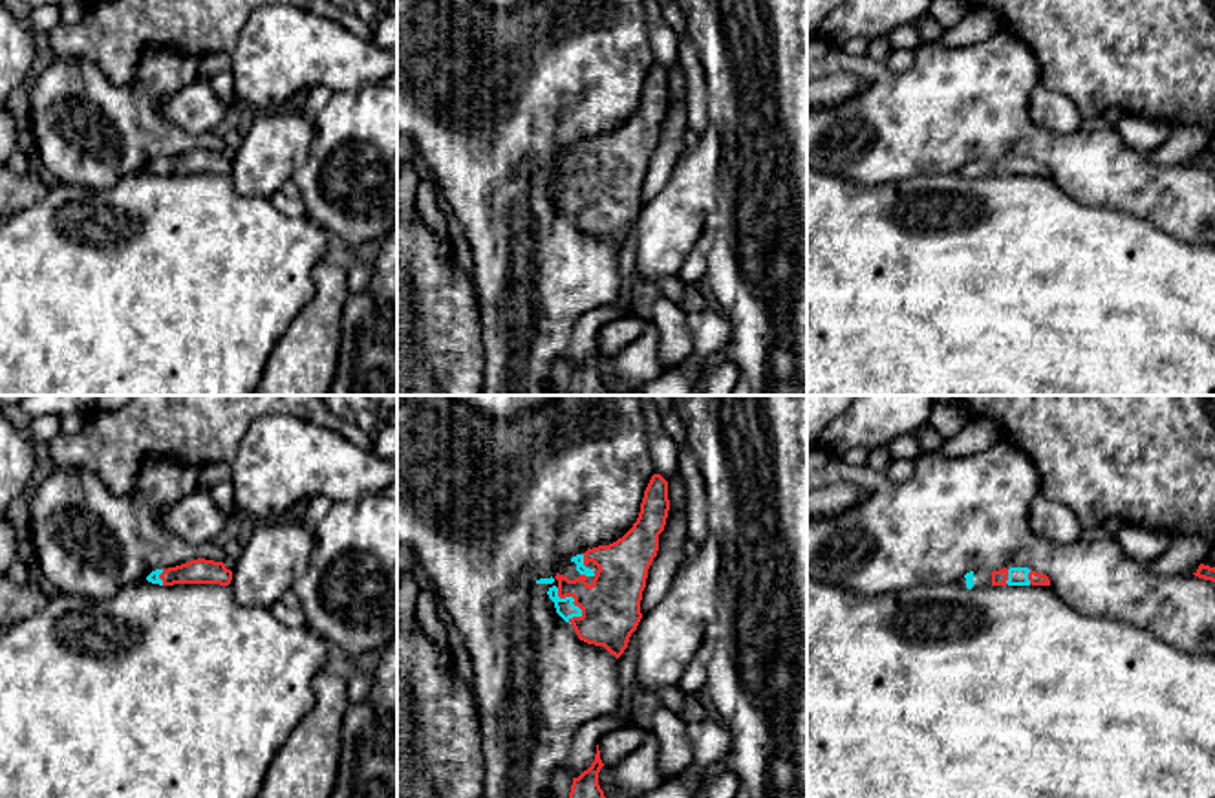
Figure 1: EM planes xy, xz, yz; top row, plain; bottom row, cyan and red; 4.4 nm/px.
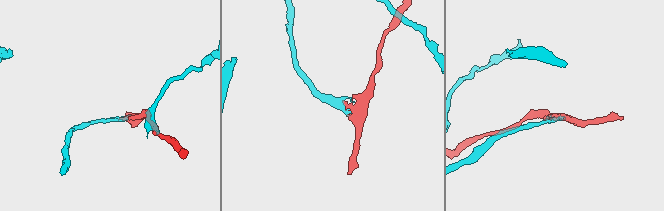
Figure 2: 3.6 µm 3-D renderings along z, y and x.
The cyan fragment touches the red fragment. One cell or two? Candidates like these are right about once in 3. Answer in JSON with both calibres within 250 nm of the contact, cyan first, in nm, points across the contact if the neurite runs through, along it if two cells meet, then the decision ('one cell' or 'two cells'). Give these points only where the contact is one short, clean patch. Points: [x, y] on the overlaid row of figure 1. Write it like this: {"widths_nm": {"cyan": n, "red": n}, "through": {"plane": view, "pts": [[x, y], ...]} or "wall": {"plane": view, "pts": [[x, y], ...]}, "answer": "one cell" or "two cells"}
{"widths_nm": {"cyan": 80, "red": 260}, "through": {"plane": "xz", "pts": [[564, 606], [571, 597], [584, 606], [610, 606]]}, "answer": "one cell"}

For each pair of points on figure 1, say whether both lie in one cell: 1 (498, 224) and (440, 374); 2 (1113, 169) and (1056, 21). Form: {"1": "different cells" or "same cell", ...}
{"1": "different cells", "2": "different cells"}

